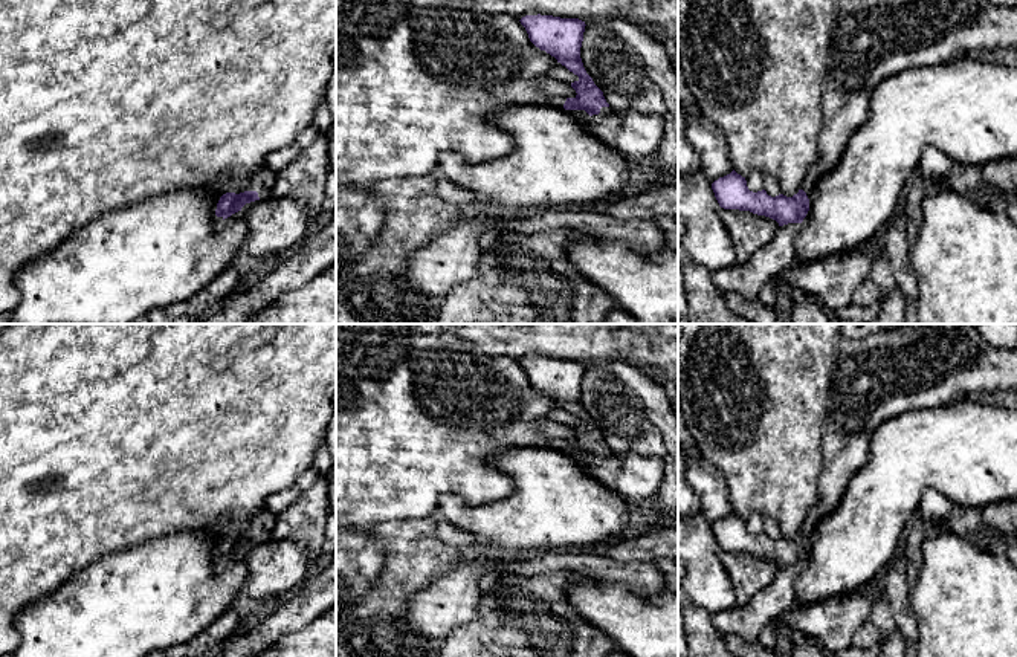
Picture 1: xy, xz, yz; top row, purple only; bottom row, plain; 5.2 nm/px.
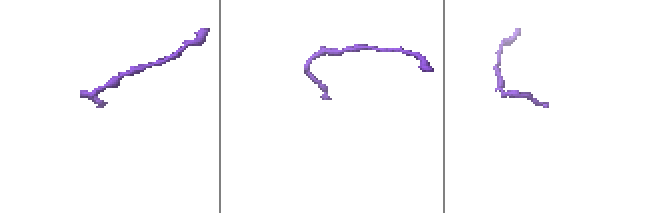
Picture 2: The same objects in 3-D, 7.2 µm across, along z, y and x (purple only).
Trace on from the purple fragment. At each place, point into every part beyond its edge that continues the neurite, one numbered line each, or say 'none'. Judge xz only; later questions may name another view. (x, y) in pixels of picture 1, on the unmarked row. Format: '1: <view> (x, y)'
1: xz (558, 445)

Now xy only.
1: xy (261, 523)

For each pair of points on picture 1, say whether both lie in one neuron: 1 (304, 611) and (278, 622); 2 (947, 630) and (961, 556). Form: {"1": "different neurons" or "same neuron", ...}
{"1": "same neuron", "2": "same neuron"}

